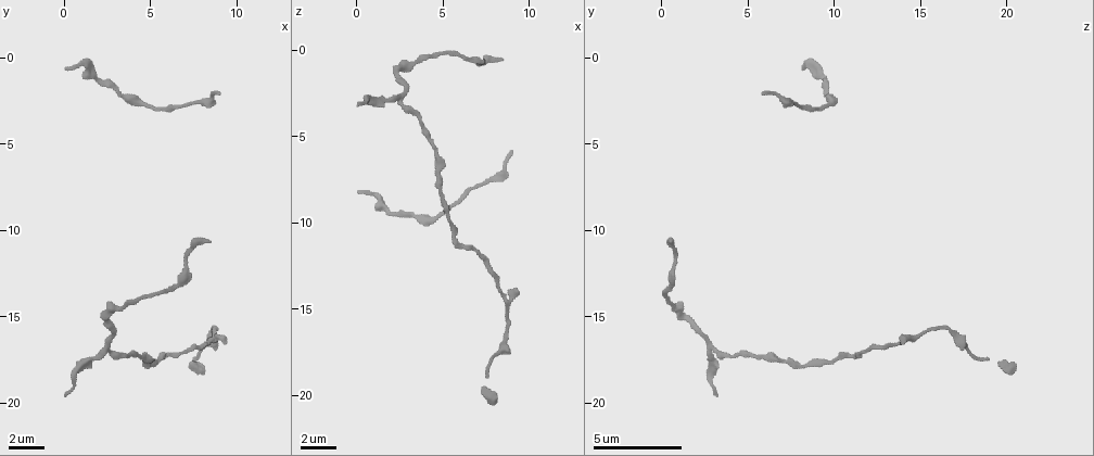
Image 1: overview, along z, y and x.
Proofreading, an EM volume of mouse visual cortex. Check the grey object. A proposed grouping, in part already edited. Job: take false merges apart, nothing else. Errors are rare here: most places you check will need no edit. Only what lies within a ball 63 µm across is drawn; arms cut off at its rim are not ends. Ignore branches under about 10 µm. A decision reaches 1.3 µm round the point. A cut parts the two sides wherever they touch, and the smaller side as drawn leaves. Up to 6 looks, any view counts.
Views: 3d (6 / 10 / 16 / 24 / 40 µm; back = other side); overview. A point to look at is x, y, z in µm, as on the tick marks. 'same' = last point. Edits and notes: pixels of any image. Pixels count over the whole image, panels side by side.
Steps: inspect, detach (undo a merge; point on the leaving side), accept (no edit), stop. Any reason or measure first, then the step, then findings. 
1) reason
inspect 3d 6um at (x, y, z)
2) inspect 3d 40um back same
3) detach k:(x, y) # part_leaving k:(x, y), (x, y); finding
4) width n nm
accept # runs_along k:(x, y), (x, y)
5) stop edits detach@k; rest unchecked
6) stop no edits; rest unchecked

calibre changes
inspect 3d 10um at (2.6, 15.3, 1.9)

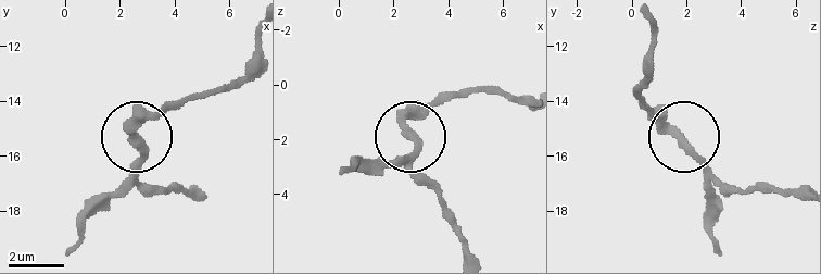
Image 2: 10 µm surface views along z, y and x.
inspect 3d 10um back at (2.5, 15.3, 1.8)

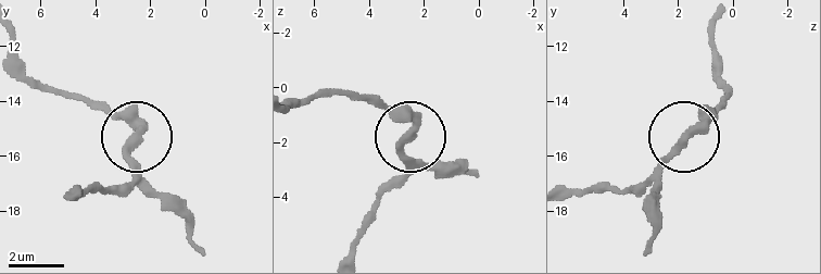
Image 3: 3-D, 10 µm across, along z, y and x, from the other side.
accept # one neuron here

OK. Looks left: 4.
thin neck
inspect 3d 10um at (5.5, 17.5, 10.0)

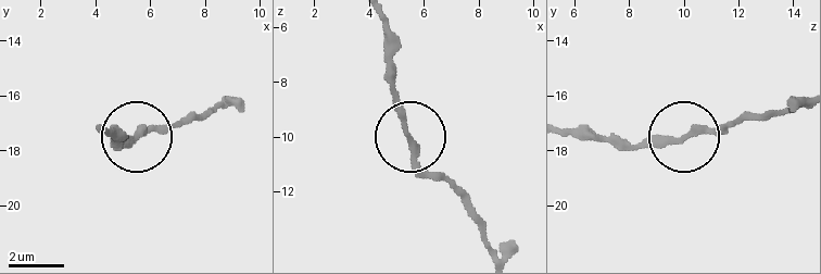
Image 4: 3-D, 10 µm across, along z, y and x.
accept # runs_along 4:(382, 24), (413, 157), (464, 197); one neuron here

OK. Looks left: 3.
sudden change in width
inspect 3d 16um at (8.8, 15.8, 15.6)

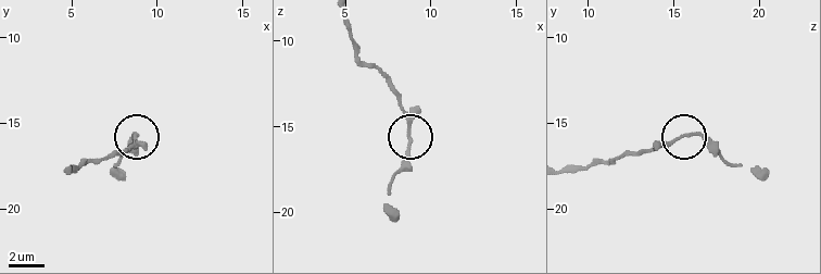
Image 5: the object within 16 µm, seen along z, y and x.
inspect 3d 6um same

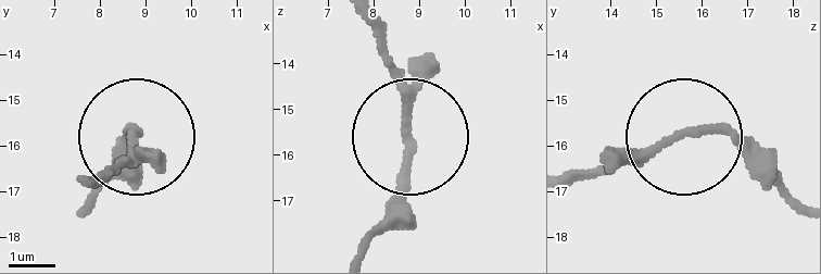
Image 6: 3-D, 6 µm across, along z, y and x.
accept # runs_along 6:(365, 21), (412, 137), (400, 227); continuous, no second neuron

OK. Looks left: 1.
stop no edits; rest unchecked

